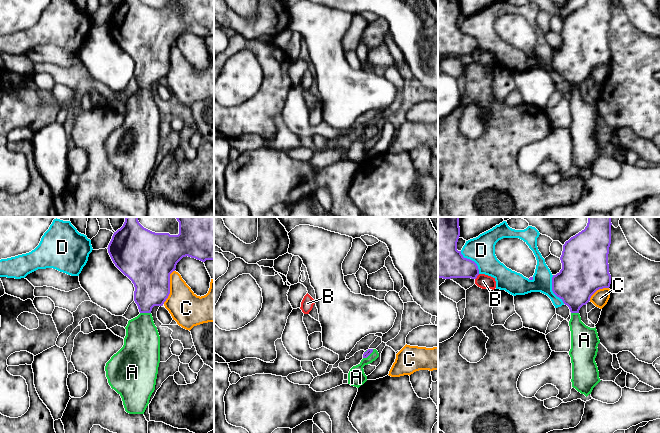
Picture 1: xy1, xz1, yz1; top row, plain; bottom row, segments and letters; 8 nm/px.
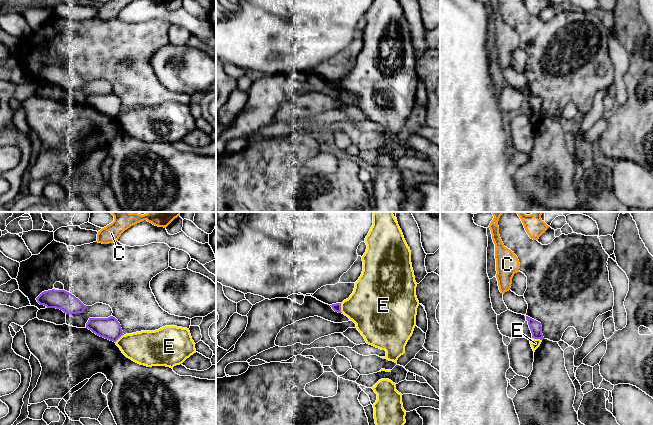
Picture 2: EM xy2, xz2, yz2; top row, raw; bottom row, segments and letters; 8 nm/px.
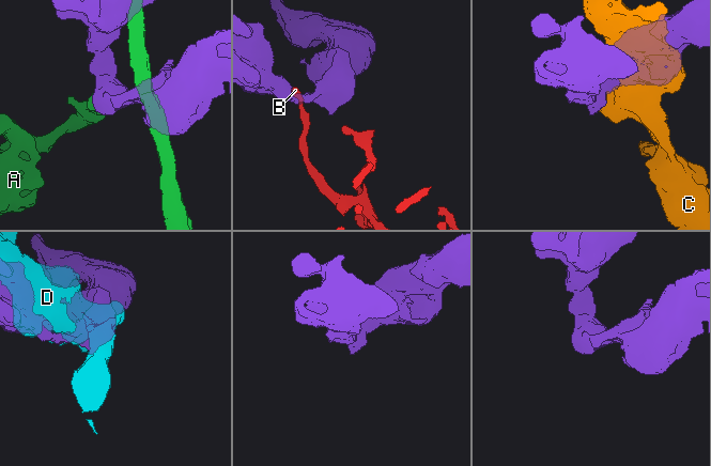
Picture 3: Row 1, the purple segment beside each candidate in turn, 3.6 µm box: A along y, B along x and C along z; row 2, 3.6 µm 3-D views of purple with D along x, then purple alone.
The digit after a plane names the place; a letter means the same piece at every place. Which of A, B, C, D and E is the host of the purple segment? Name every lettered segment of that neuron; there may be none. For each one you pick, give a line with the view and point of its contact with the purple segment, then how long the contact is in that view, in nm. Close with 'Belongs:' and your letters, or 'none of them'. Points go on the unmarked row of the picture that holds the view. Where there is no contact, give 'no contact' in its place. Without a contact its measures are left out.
A: contact xy1 (145, 88); length 90 nm
Belongs: A

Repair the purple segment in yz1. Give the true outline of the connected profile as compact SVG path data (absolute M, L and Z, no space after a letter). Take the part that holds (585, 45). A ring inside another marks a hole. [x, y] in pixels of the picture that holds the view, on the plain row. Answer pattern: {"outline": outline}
{"outline": "M587 0L584 6L566 17L560 33L562 45L552 53L553 69L569 83L571 88L569 97L571 125L569 131L572 139L572 163L586 173L601 157L595 138L600 116L596 103L590 104L581 97L579 86L590 77L591 72L597 66L610 63L611 51L609 49L608 30L611 20L611 1Z"}

